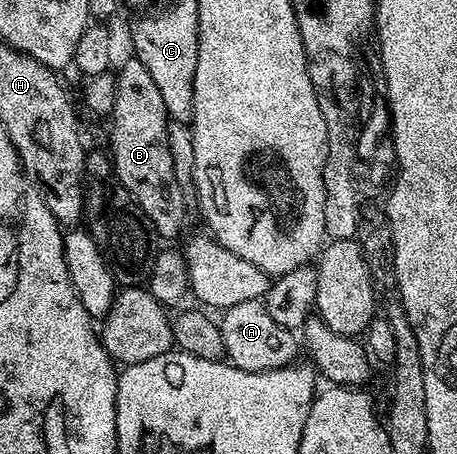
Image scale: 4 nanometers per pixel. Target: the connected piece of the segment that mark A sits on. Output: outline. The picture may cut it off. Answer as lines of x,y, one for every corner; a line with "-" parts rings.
243,298
239,304
225,309
220,316
220,327
224,338
225,359
234,367
245,372
267,372
277,368
289,368
295,363
298,348
300,352
300,340
298,340
291,329
280,326
272,319
272,314
268,314
265,303
258,298

